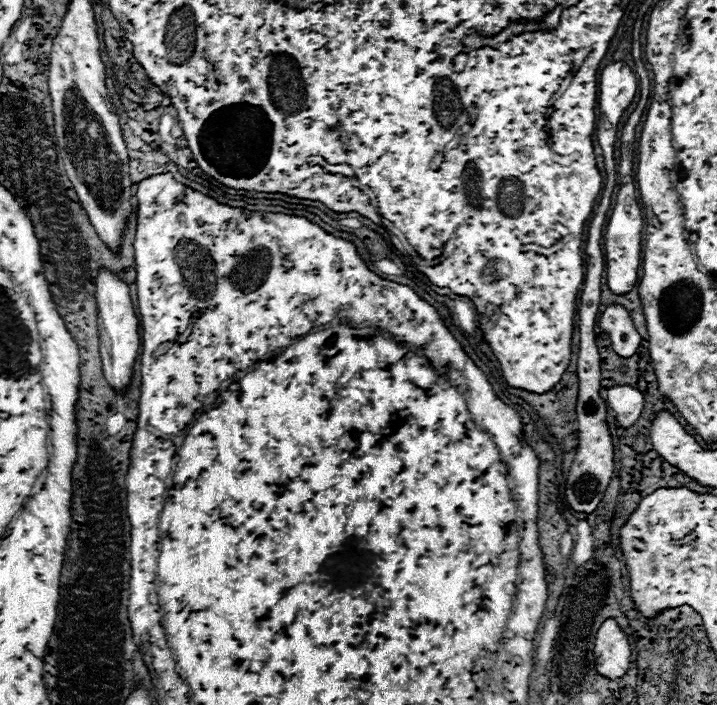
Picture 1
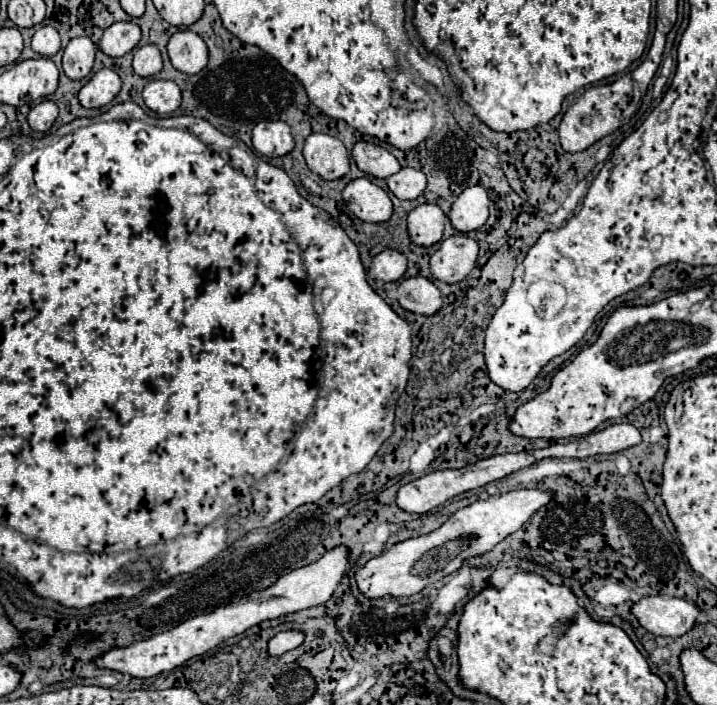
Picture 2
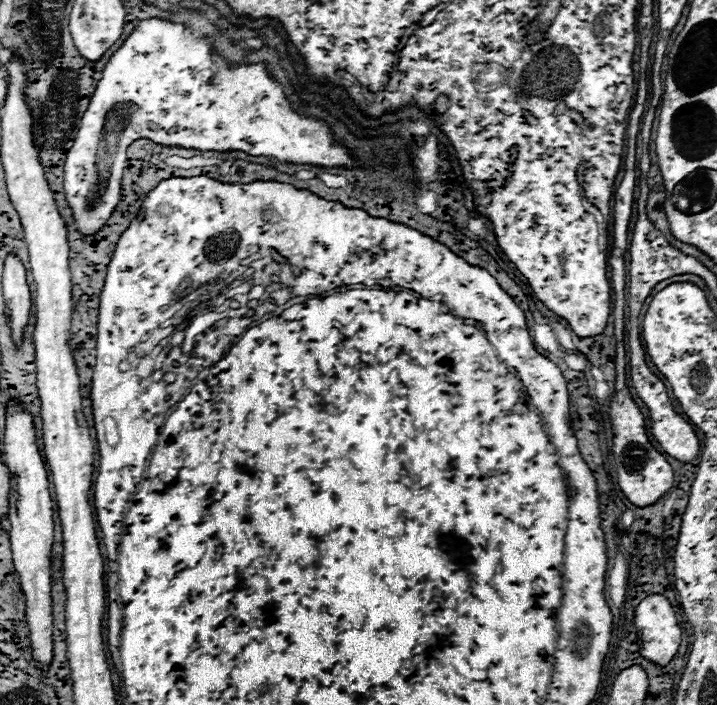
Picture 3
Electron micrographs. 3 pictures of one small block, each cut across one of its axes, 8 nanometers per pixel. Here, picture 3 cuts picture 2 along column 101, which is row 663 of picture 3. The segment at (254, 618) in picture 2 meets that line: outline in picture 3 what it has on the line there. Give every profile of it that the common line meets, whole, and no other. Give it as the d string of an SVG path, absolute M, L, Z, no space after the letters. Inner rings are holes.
M650 594L636 606L634 620L642 648L640 654L658 666L666 666L680 646L680 626L672 604L662 594Z

